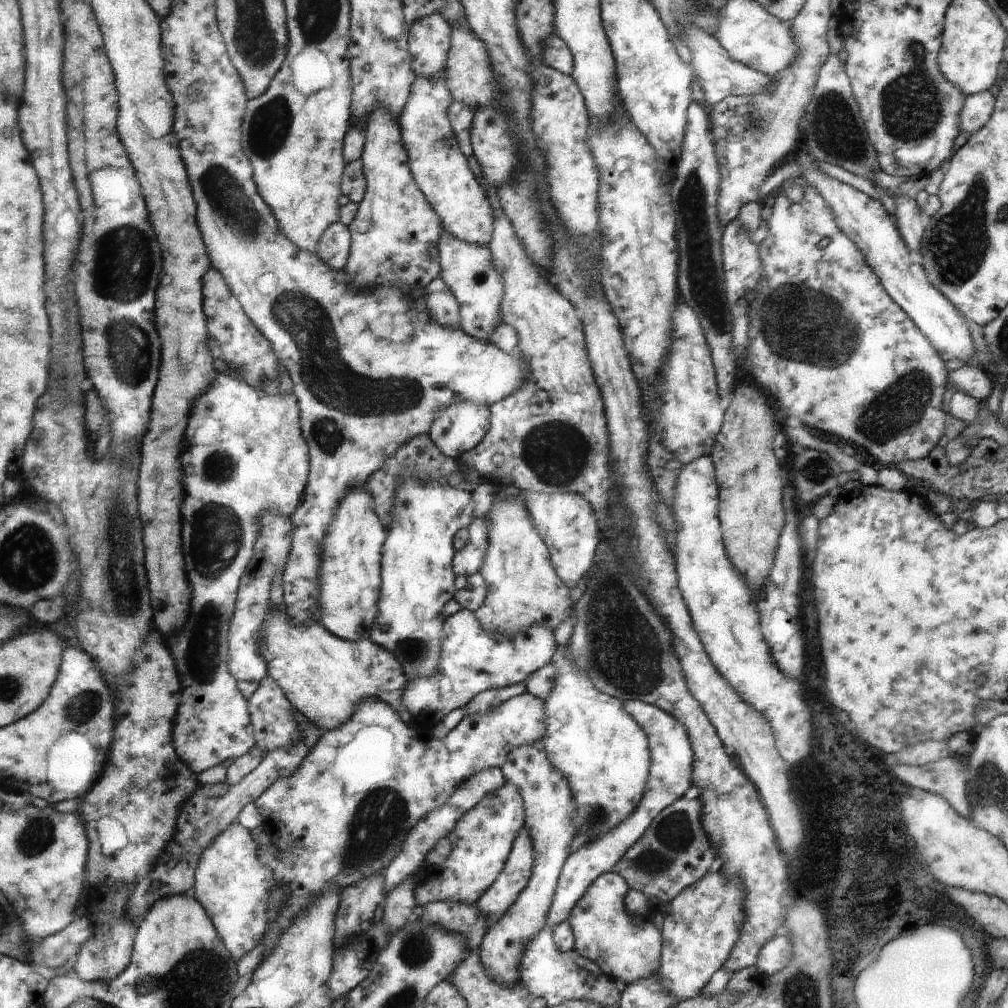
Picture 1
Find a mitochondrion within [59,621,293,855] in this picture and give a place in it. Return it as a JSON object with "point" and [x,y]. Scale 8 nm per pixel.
{"point":[83,706]}

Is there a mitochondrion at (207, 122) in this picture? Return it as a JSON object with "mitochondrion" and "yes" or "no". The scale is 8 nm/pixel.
{"mitochondrion":"no"}

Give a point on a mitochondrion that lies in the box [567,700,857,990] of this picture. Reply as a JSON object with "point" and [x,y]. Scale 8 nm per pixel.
{"point":[674,835]}

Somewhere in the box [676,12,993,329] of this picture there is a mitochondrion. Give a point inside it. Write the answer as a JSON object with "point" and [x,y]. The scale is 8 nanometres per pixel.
{"point":[911,107]}

